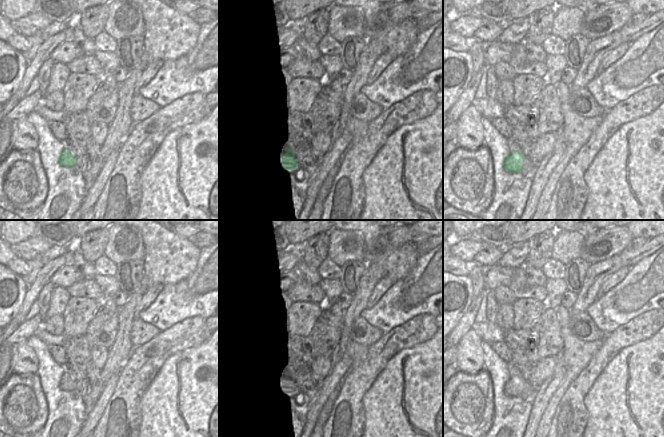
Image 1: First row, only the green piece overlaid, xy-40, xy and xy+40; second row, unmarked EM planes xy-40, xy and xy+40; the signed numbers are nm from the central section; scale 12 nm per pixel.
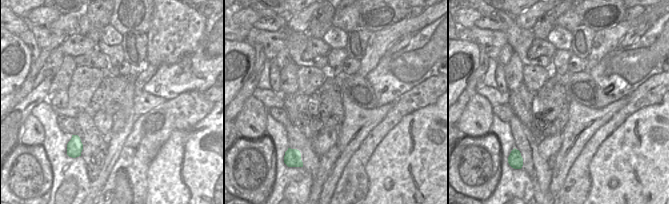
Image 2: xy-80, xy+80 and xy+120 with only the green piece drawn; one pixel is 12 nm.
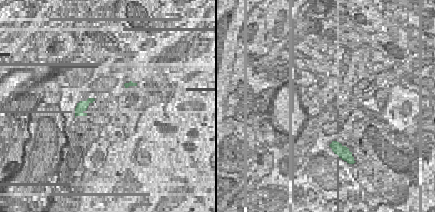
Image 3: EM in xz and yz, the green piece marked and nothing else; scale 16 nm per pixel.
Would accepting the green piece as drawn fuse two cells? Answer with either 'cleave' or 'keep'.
keep

